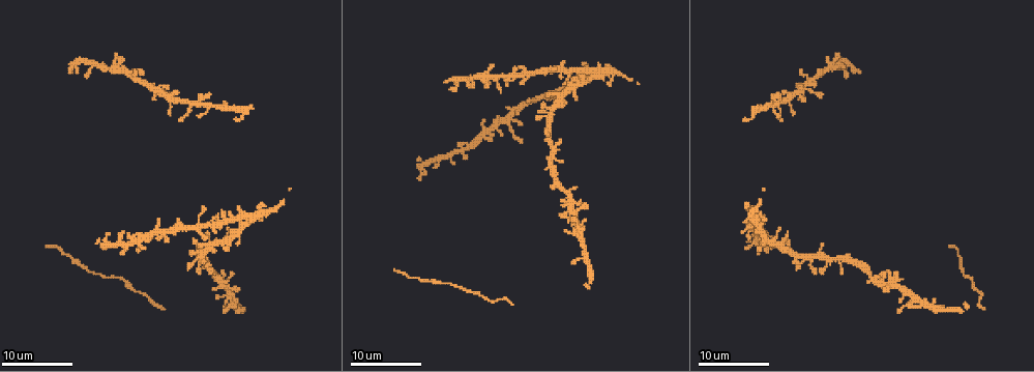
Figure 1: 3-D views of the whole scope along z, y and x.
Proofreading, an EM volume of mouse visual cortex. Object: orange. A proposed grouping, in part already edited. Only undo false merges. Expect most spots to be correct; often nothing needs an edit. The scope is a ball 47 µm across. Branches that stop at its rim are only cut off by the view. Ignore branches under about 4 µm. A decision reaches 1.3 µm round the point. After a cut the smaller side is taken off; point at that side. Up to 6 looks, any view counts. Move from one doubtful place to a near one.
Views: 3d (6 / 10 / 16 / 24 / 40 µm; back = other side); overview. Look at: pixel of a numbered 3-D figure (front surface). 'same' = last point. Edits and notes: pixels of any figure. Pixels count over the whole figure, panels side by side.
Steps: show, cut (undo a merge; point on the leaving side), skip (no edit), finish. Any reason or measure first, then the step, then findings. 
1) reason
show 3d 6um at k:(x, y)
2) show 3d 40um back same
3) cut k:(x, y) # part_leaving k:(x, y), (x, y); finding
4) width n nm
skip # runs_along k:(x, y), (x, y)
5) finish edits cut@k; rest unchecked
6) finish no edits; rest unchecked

show 3d 6um at 1:(216, 277)

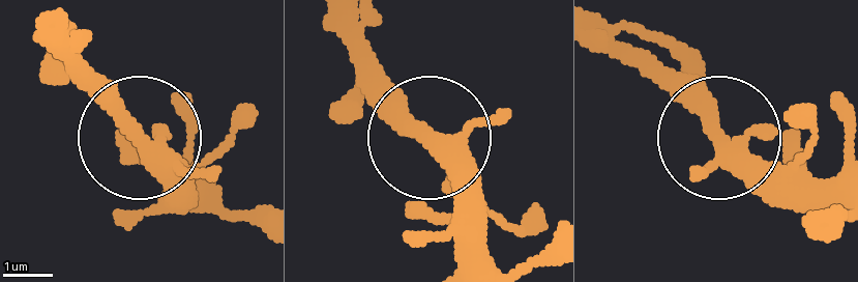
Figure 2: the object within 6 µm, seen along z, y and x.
arms 4
skip # runs_along 2:(595, 21), (801, 198); all the same cell

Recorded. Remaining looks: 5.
four or more arms meet
show 3d 16um at 1:(231, 298)

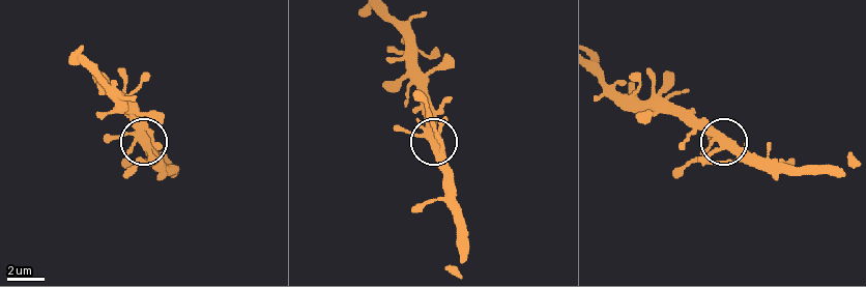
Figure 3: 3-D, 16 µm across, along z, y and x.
skip # runs_along 3:(600, 77), (618, 93), (688, 111), (720, 137), (680, 172); one cell here

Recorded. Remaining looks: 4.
four or more arms meet
show 3d 6um at 1:(778, 245)

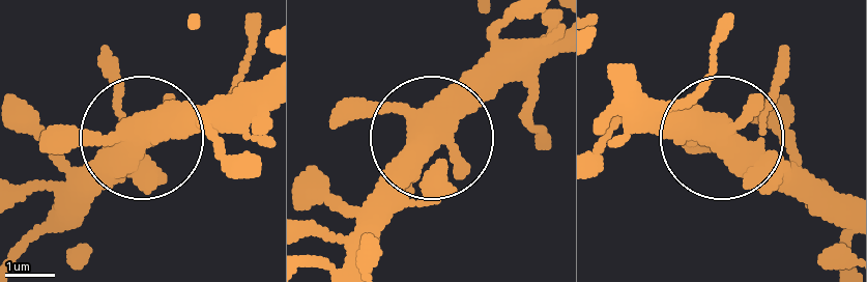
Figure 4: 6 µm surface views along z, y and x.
width 420 nm
skip # runs_along 4:(442, 138), (517, 55); continuous, no second cell

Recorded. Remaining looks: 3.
finish no edits; rest unchecked

